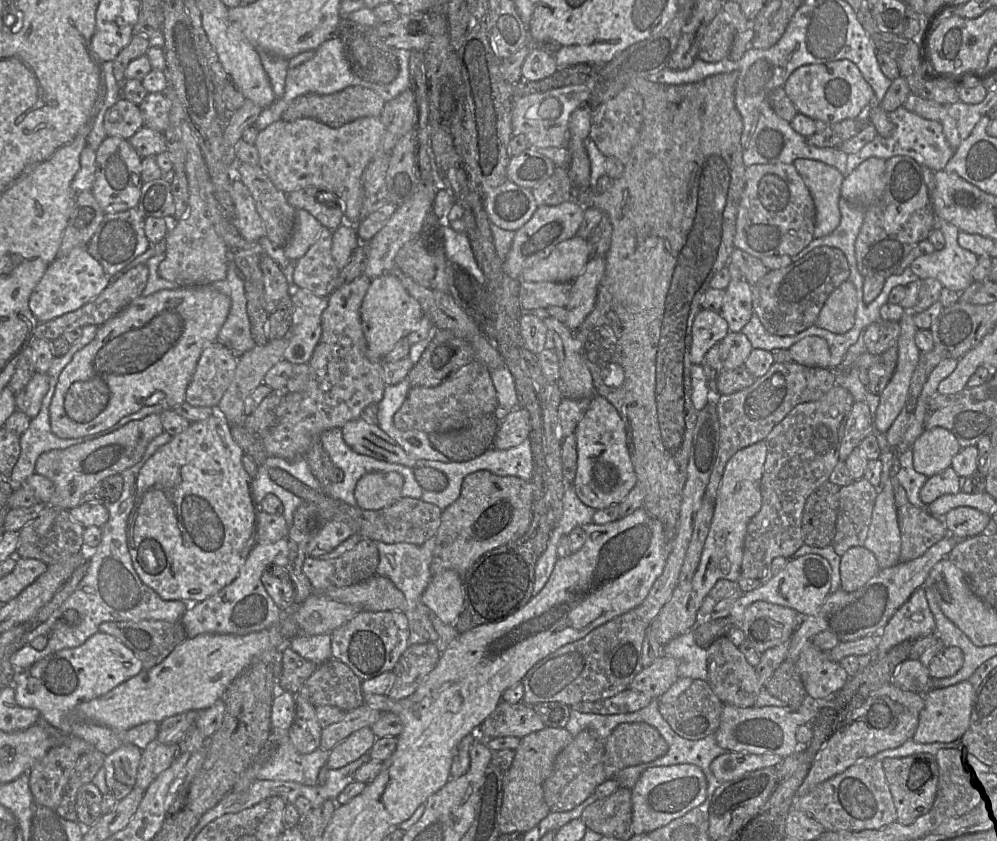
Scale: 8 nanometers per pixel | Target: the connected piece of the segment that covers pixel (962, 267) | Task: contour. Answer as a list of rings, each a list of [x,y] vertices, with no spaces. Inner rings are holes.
[[[936,219],[936,226],[945,237],[945,247],[917,257],[909,267],[921,280],[933,278],[943,287],[962,293],[975,281],[972,273],[979,257],[959,245],[958,227],[941,219]]]

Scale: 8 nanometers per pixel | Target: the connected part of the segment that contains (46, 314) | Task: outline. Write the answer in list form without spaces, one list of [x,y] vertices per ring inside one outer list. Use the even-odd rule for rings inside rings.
[[[87,246],[73,248],[66,256],[57,256],[29,298],[29,308],[38,322],[46,322],[82,307],[97,297],[111,282],[102,265],[93,258]]]

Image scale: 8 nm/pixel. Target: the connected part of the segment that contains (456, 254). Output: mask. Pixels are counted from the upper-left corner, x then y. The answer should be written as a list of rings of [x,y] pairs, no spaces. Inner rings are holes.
[[[442,216],[439,220],[444,233],[445,255],[447,260],[464,267],[480,284],[485,286],[484,273],[474,257],[467,234],[452,229],[450,226],[451,221],[447,219],[447,216]]]

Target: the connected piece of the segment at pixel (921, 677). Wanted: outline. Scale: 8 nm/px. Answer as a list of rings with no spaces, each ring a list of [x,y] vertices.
[[[908,659],[897,667],[892,683],[903,690],[924,694],[931,688],[931,676],[919,660]]]

